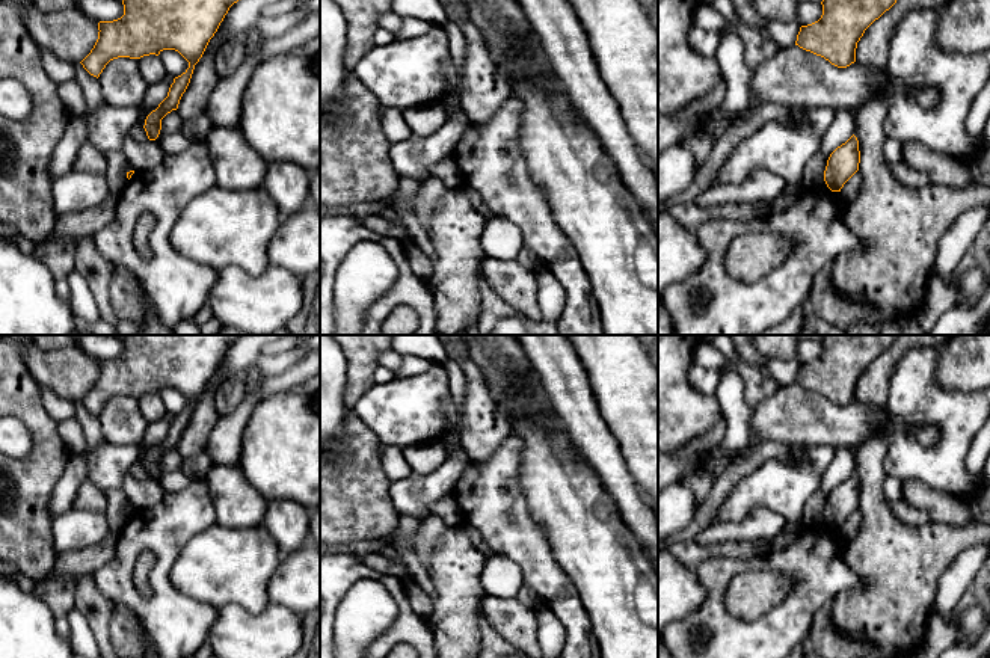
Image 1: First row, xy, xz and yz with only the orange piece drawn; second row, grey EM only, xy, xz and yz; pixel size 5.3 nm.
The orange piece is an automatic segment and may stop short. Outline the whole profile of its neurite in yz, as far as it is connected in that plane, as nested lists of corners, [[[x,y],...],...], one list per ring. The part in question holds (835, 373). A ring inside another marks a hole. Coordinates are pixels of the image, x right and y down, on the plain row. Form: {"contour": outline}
{"contour": [[[824,335],[818,359],[801,364],[795,383],[824,395],[838,406],[856,400],[857,380],[865,368],[899,335]]]}

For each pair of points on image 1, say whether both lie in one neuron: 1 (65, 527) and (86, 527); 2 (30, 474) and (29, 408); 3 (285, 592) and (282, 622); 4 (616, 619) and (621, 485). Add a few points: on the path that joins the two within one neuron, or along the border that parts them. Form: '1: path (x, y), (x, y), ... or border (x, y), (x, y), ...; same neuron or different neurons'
1: path (70, 527), (82, 527); same neuron
2: path (41, 458), (39, 424); same neuron
3: border (270, 602), (281, 604), (302, 614); different neurons
4: border (602, 483), (602, 488), (639, 545); different neurons

